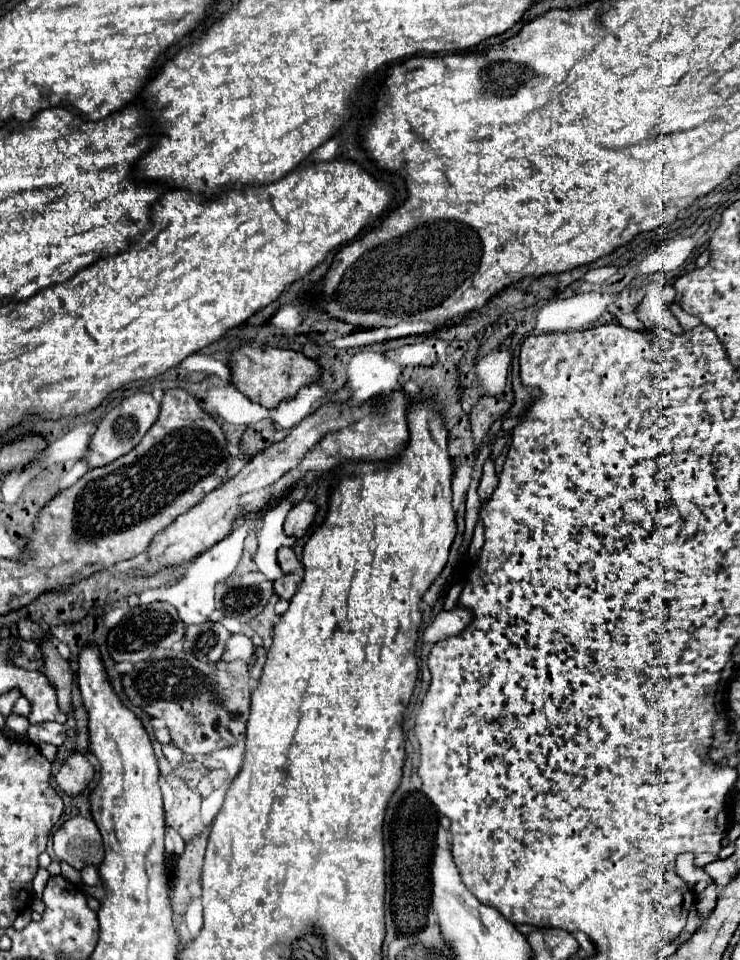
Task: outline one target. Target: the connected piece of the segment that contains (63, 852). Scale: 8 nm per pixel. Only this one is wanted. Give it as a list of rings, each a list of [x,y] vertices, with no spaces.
[[[75,816],[67,820],[53,836],[53,850],[61,862],[67,862],[75,870],[83,866],[99,866],[105,848],[101,842],[101,834],[91,818]]]

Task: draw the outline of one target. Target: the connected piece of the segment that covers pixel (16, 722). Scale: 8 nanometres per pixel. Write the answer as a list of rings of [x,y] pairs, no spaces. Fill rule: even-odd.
[[[11,714],[7,718],[7,726],[15,732],[15,734],[25,734],[27,728],[29,728],[29,720],[25,716],[17,716],[17,714]]]

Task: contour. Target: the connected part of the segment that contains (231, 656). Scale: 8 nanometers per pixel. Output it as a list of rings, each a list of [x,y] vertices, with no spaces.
[[[233,634],[229,638],[229,642],[225,644],[225,652],[223,652],[221,660],[225,660],[225,662],[237,660],[237,658],[249,660],[251,654],[253,654],[253,642],[243,634]]]

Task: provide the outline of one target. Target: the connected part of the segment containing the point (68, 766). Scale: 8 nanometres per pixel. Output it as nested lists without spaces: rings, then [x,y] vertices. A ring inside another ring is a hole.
[[[75,752],[63,762],[57,774],[57,784],[67,796],[79,796],[93,780],[93,776],[95,776],[93,764],[81,752]]]

